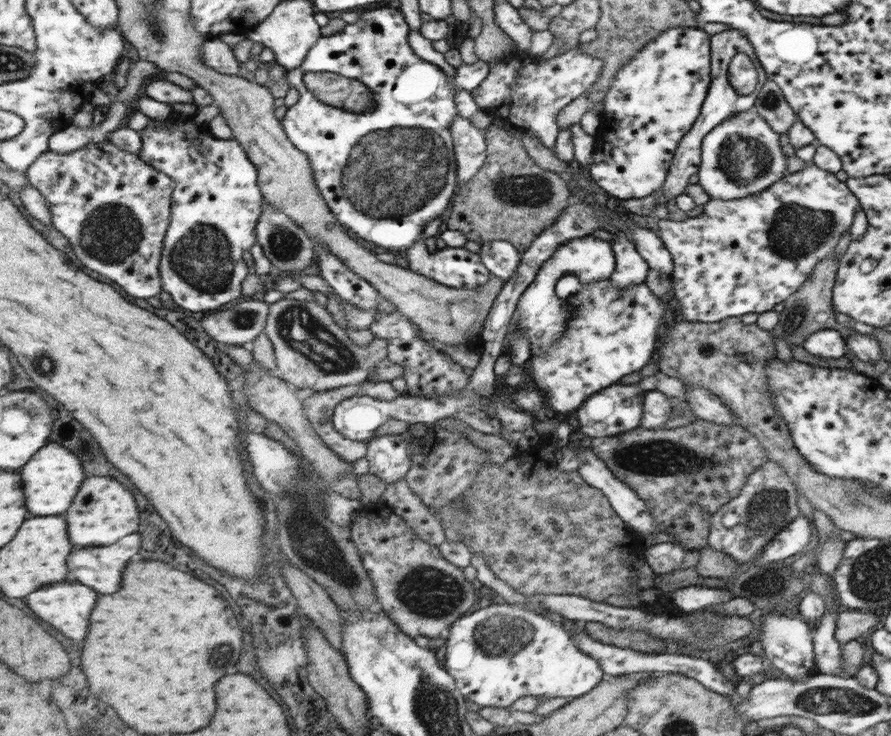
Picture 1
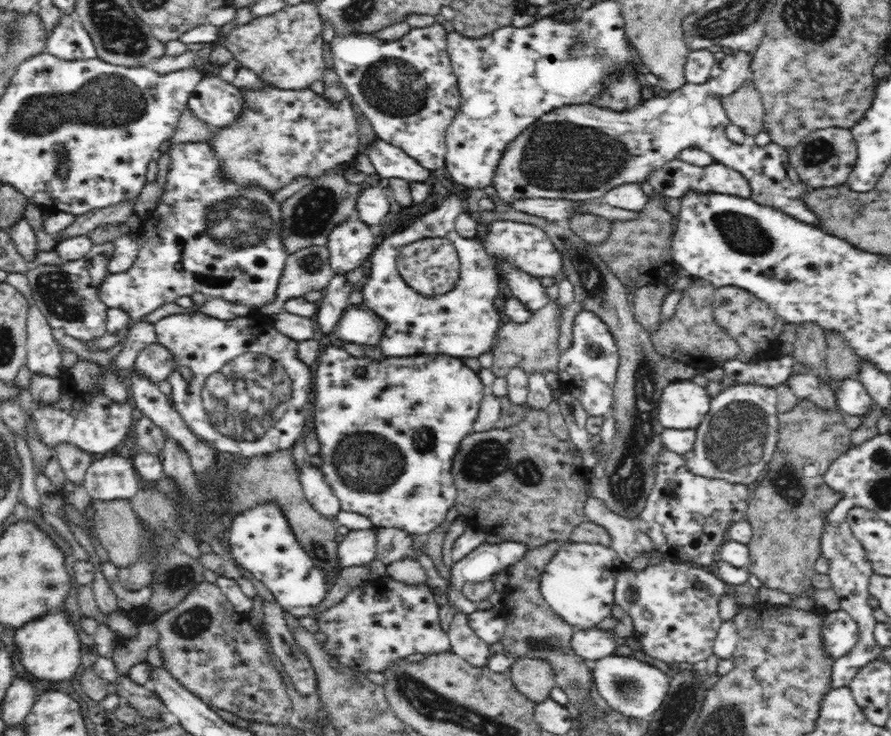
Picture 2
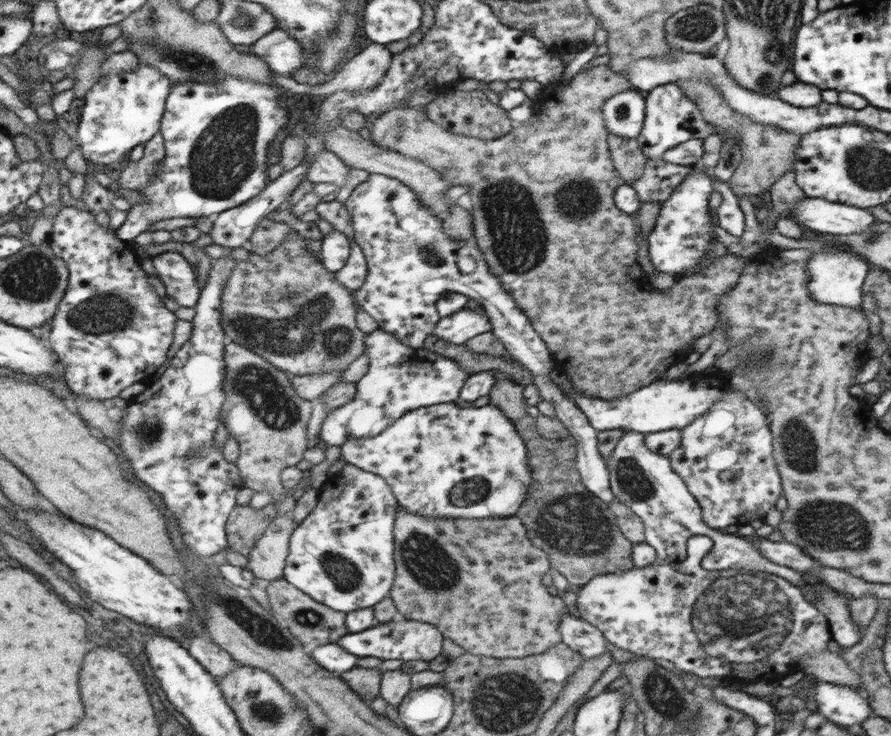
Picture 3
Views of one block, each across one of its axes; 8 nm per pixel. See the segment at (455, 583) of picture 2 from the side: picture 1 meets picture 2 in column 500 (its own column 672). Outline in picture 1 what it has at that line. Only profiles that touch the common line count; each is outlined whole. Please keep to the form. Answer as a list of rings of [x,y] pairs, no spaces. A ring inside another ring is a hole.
[[[662,542],[649,546],[644,557],[656,575],[670,573],[679,568],[687,550],[679,543]]]

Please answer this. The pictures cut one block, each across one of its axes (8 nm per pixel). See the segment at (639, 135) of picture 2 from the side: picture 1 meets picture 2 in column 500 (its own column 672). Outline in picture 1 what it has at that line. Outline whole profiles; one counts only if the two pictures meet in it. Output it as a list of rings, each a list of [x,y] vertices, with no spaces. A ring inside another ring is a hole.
[[[728,28],[725,31],[715,34],[711,41],[712,82],[709,84],[707,90],[707,98],[704,99],[703,102],[700,120],[696,120],[696,128],[692,128],[692,132],[689,132],[688,136],[684,136],[684,140],[680,140],[680,152],[676,152],[676,160],[671,161],[671,170],[668,172],[667,183],[664,184],[664,188],[660,188],[660,190],[655,193],[657,205],[665,204],[668,200],[672,200],[672,198],[684,194],[690,177],[698,174],[699,167],[702,166],[703,140],[712,130],[734,117],[736,113],[745,112],[755,107],[756,99],[759,98],[759,88],[767,81],[766,71],[759,63],[758,57],[755,55],[755,49],[752,48],[750,41],[743,34],[740,34],[737,30]],[[736,54],[747,54],[750,60],[753,60],[758,73],[759,85],[757,89],[746,96],[742,96],[734,91],[734,88],[732,88],[727,79],[728,65],[730,64],[731,58],[734,58]]]

